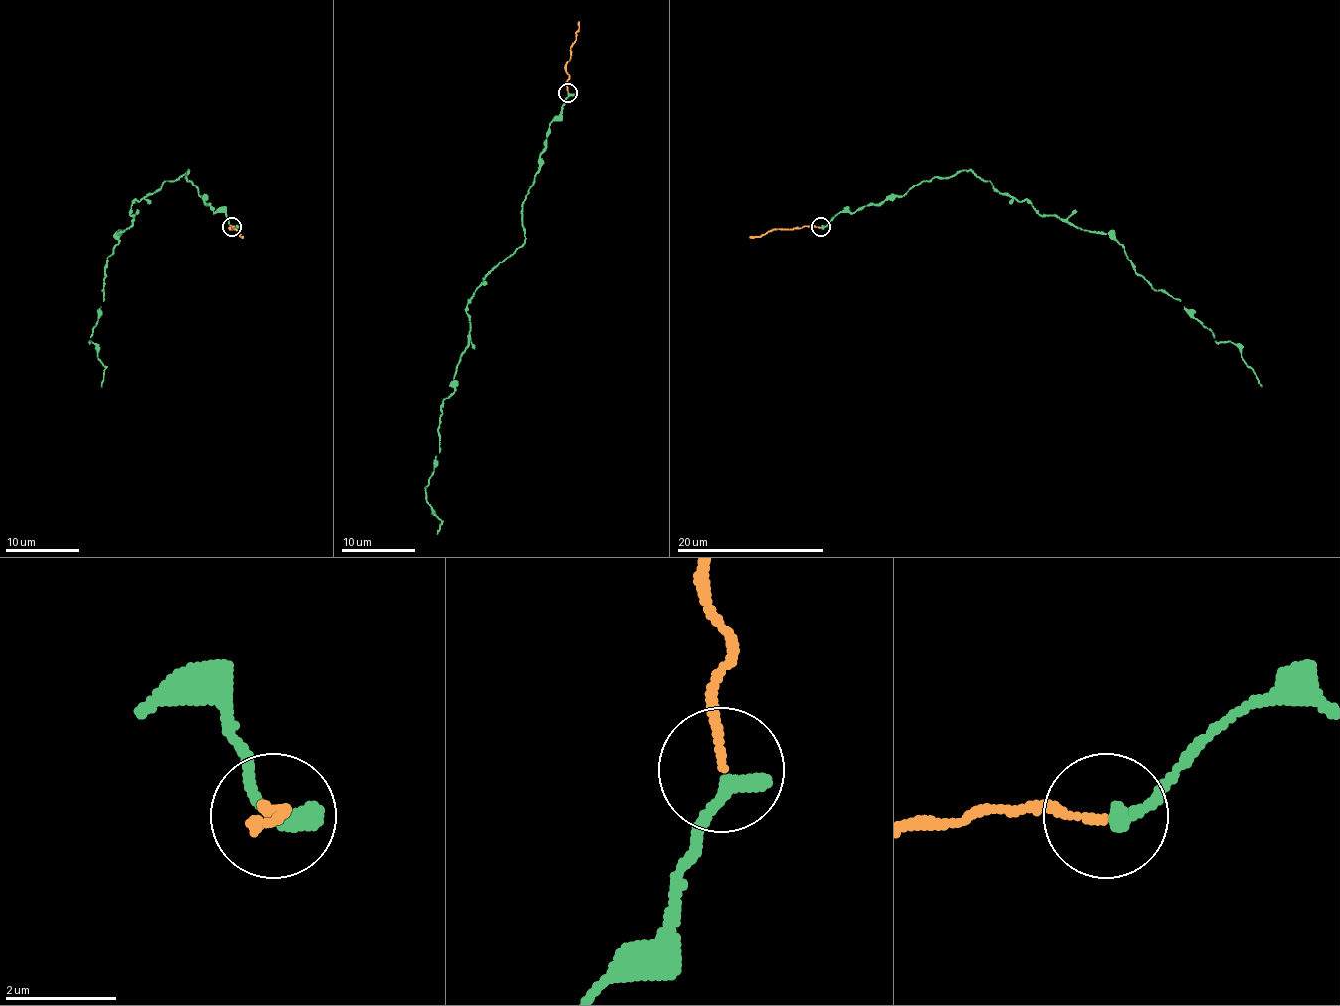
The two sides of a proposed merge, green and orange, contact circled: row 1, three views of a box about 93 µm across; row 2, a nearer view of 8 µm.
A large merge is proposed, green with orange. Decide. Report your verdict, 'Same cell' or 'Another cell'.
Same cell

